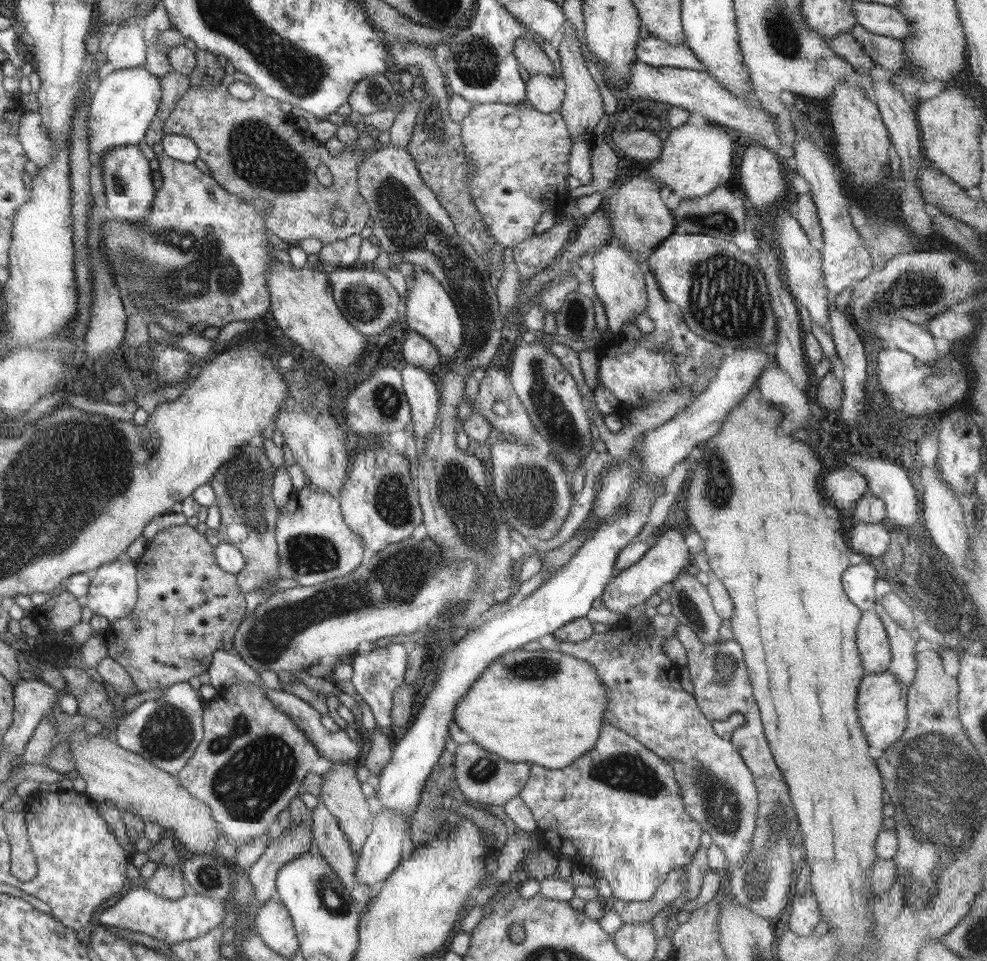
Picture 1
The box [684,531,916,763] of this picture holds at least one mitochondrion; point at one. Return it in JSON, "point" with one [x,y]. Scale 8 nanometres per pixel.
{"point":[723,666]}

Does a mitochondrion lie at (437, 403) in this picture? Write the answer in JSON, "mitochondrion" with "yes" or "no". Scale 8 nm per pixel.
{"mitochondrion":"no"}

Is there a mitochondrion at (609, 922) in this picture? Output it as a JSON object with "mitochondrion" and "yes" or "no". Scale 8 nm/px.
{"mitochondrion":"no"}

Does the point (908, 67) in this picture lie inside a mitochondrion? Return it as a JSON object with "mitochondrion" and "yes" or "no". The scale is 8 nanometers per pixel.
{"mitochondrion":"no"}

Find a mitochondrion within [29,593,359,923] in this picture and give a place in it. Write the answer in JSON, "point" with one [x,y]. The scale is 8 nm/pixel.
{"point":[258,768]}

